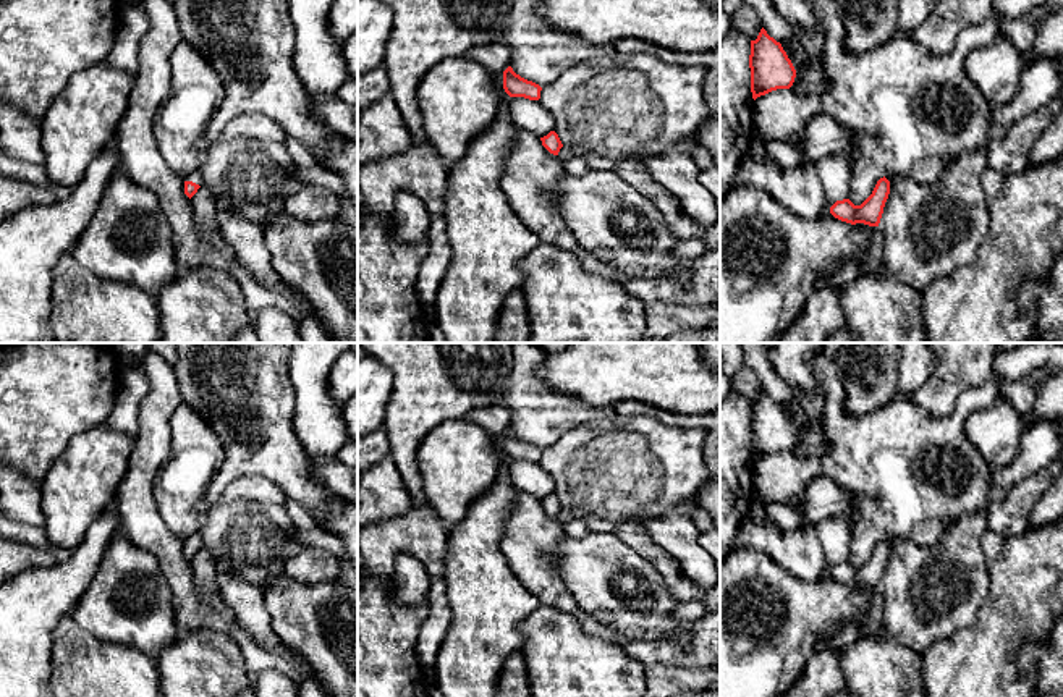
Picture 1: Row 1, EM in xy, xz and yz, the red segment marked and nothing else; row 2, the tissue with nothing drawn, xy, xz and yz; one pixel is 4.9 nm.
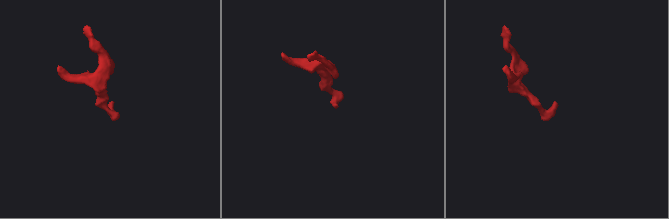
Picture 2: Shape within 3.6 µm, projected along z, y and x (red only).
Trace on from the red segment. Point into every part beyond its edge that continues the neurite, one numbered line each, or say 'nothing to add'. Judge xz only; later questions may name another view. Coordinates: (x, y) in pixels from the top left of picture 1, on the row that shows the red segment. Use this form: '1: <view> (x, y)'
1: xz (573, 165)

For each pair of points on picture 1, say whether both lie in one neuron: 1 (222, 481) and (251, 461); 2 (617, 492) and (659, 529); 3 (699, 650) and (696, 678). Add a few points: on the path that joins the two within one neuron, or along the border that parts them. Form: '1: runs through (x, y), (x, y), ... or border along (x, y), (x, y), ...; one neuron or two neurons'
1: runs through (228, 474), (245, 461); one neuron
2: border along (681, 502), (647, 519); two neurons
3: border along (660, 662), (703, 667); two neurons

